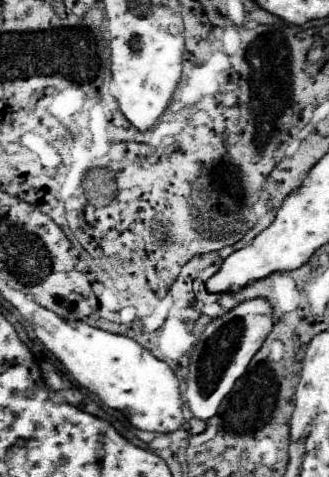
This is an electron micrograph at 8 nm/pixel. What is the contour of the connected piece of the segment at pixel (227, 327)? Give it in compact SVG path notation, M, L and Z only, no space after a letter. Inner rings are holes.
M262 297L244 301L226 315L208 323L192 351L190 373L186 381L186 399L194 417L206 421L216 415L218 405L230 393L234 381L244 375L250 359L262 347L272 327L274 327L272 305Z

